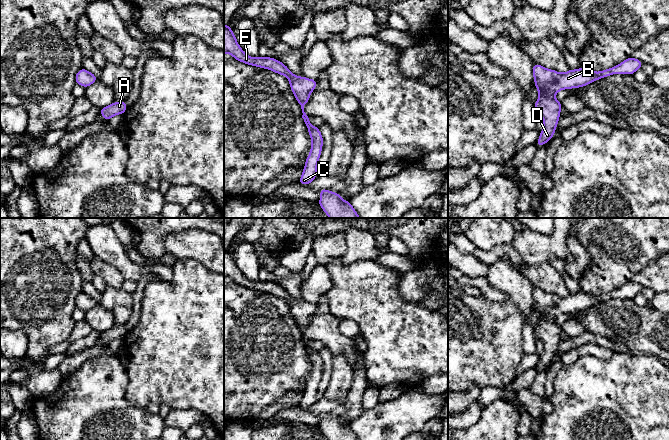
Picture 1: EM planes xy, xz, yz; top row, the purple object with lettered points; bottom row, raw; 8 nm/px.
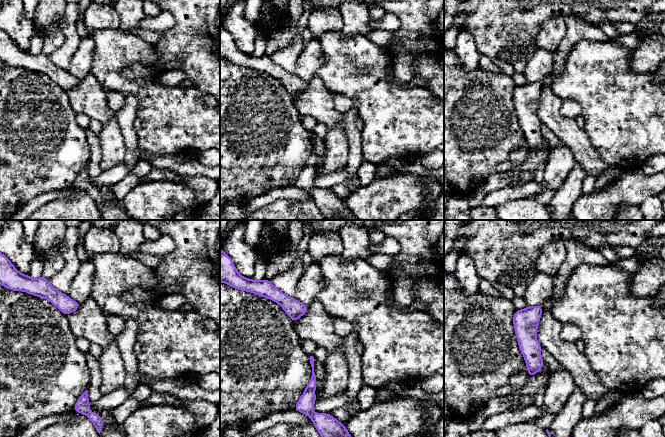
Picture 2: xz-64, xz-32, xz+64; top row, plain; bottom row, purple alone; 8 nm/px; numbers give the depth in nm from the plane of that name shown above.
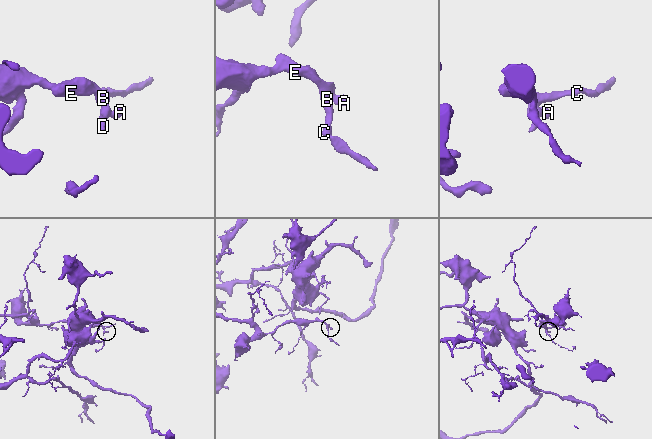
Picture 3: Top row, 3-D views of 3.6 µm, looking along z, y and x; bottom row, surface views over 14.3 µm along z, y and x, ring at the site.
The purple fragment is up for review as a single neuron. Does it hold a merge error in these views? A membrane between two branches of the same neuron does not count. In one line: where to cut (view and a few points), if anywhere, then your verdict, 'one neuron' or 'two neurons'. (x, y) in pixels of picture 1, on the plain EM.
no cut; one neuron

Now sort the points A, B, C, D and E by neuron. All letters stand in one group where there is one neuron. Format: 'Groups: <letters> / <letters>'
Groups: A B C D E

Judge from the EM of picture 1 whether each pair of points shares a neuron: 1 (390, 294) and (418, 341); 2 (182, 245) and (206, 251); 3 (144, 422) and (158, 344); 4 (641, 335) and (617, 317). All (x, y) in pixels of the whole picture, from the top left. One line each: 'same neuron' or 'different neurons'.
1: same neuron
2: same neuron
3: different neurons
4: same neuron

